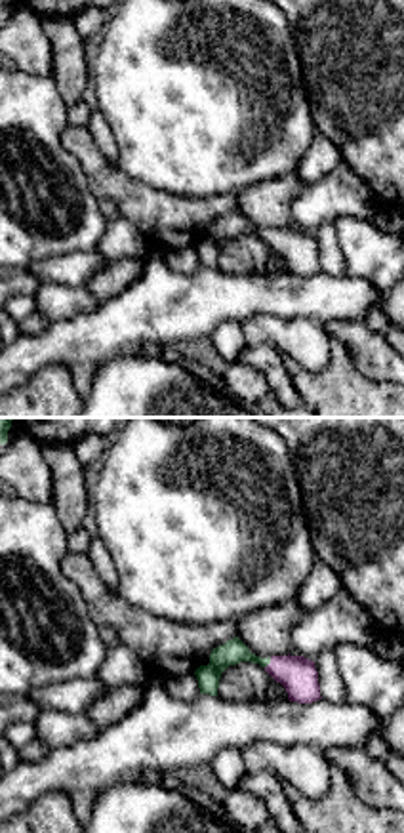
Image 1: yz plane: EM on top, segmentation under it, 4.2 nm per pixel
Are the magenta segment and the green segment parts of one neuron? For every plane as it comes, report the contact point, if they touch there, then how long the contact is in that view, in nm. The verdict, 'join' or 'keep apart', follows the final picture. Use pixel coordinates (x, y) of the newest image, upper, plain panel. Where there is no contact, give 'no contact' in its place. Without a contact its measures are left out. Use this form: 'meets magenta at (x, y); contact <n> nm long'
meets magenta at (269, 237); contact 50 nm long

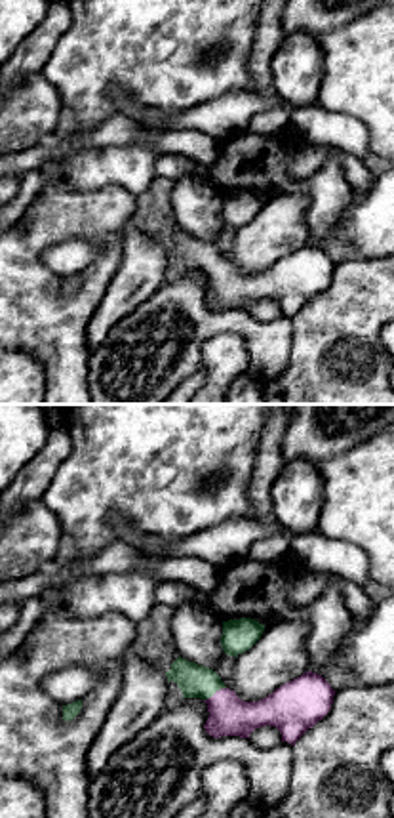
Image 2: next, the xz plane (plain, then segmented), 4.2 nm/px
meets magenta at (216, 265); contact 110 nm long

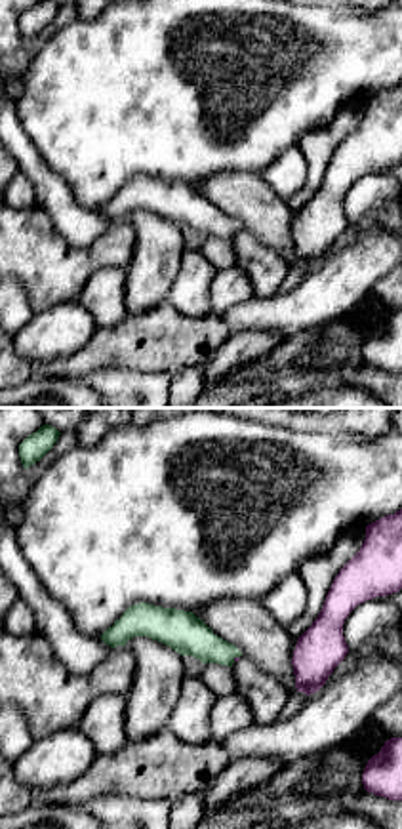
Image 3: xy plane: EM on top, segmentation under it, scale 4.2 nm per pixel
meets magenta at (235, 231); contact 40 nm long

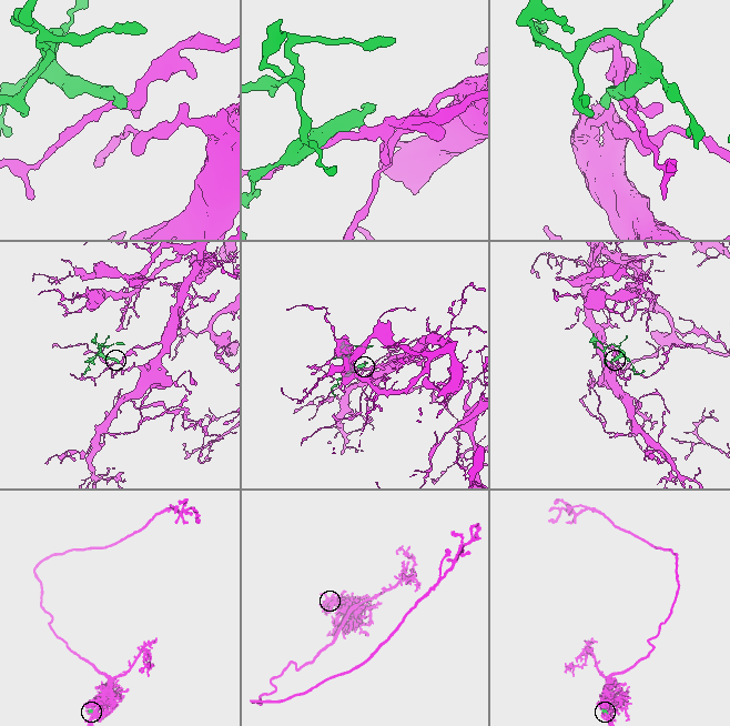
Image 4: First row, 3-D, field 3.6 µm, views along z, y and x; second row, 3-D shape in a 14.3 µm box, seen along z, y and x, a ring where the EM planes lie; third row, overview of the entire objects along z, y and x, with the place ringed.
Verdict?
join

